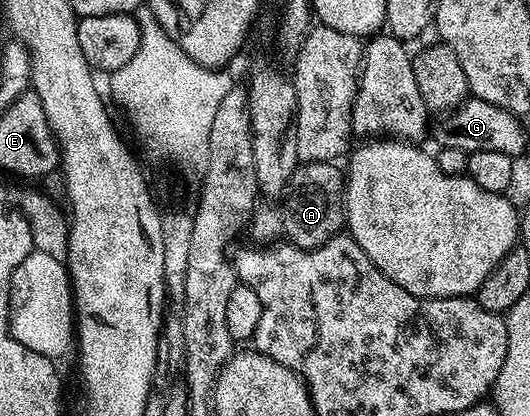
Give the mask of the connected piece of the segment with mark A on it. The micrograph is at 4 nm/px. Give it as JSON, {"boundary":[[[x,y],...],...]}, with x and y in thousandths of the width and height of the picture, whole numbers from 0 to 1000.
{"boundary":[[[570,389],[551,418],[547,454],[528,490],[536,567],[560,596],[602,596],[649,548],[649,413],[630,389]]]}

